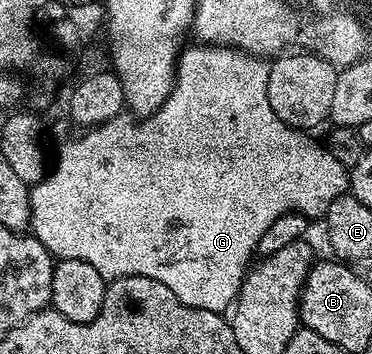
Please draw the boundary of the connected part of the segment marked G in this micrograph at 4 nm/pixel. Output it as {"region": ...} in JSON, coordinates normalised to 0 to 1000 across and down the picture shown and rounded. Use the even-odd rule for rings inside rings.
{"region":[[[497,130],[487,141],[457,274],[446,274],[441,294],[414,322],[368,331],[352,319],[325,319],[274,353],[218,367],[204,376],[215,381],[177,395],[164,410],[161,429],[145,438],[145,458],[113,514],[83,531],[81,653],[153,734],[231,737],[231,749],[253,749],[253,760],[263,760],[263,771],[274,771],[285,794],[325,788],[341,777],[403,782],[414,794],[435,794],[435,805],[446,805],[446,816],[457,816],[457,828],[468,828],[478,850],[522,873],[565,873],[602,884],[634,853],[634,833],[656,802],[661,757],[680,740],[704,658],[774,599],[817,607],[831,624],[847,624],[858,607],[860,616],[879,610],[895,568],[938,537],[941,483],[909,455],[898,455],[898,444],[863,395],[858,404],[855,395],[836,393],[836,379],[774,359],[737,325],[718,274],[723,181],[707,164],[664,155],[659,144],[629,133],[524,130]]]}

